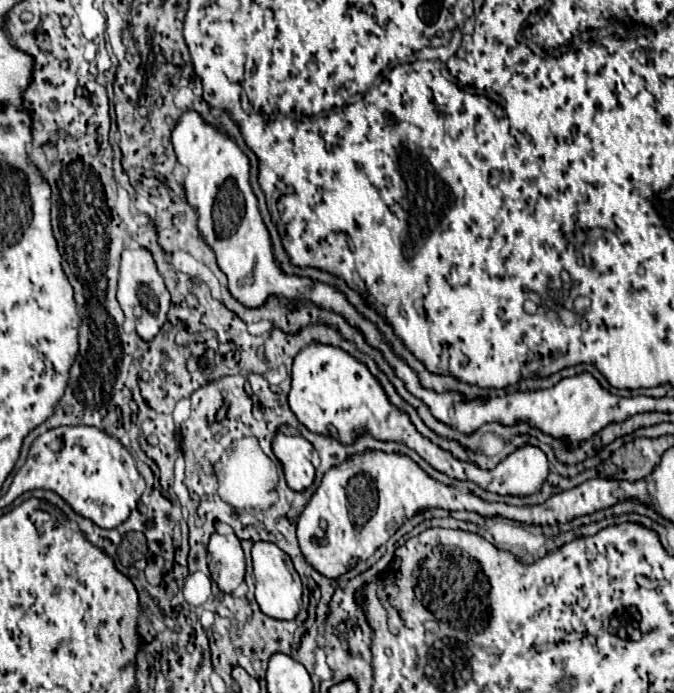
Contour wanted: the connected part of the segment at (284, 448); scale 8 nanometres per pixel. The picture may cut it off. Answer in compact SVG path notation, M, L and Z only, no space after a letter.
M275 434L273 452L283 464L287 486L295 492L307 490L315 480L315 468L311 464L313 446L303 436L285 436Z

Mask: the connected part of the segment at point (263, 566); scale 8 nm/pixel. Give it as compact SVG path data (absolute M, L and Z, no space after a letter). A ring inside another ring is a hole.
M257 542L253 546L253 570L255 570L255 598L263 614L275 620L293 620L299 614L301 580L289 566L289 558L281 548L269 542Z

